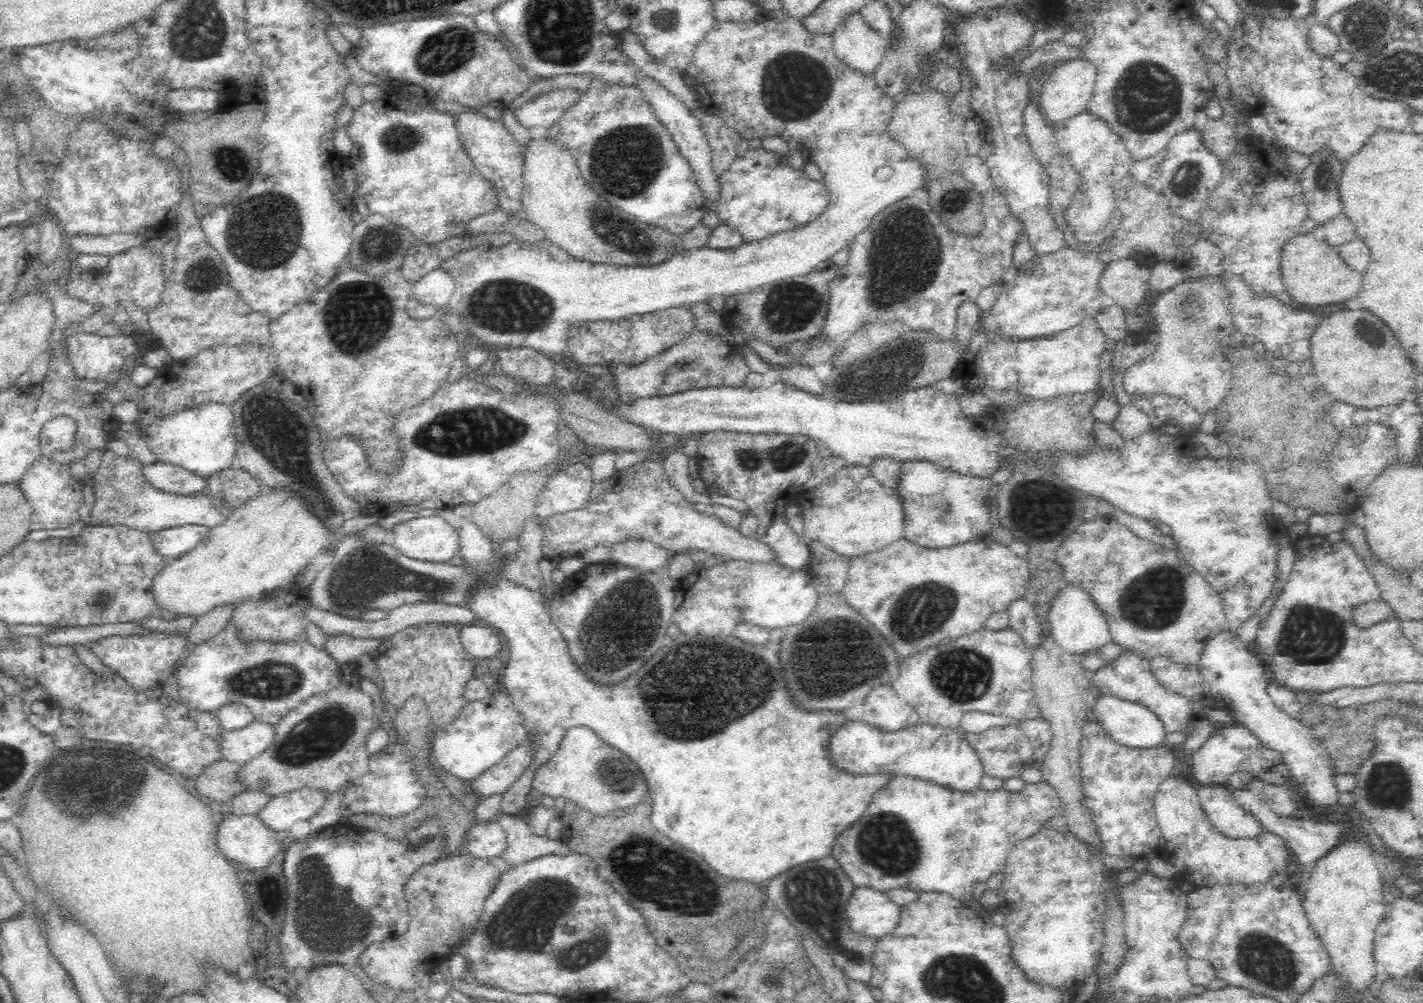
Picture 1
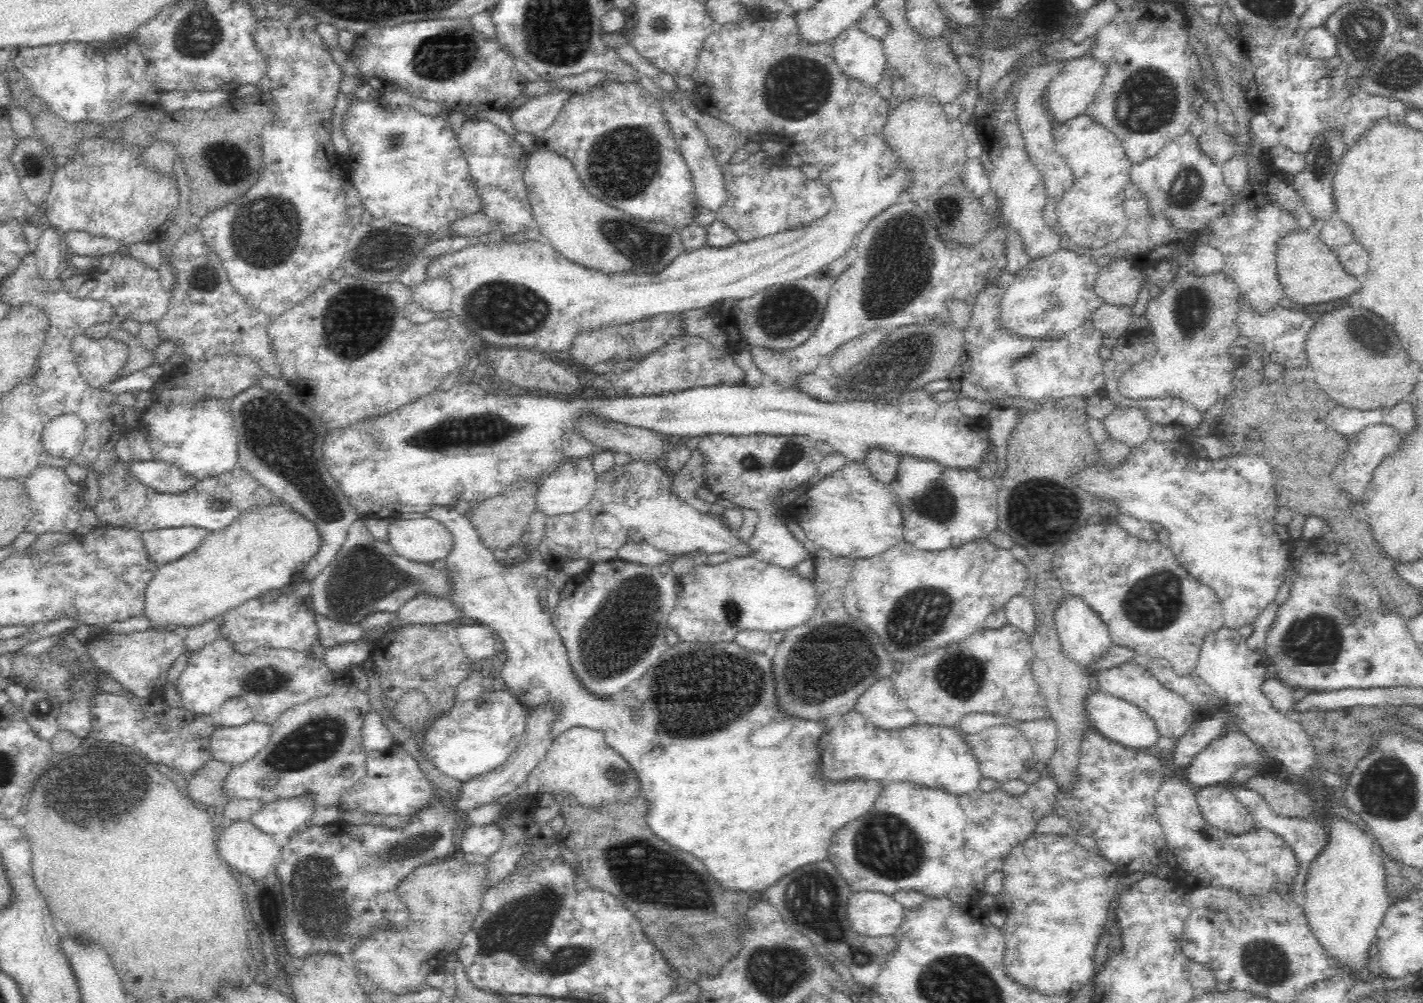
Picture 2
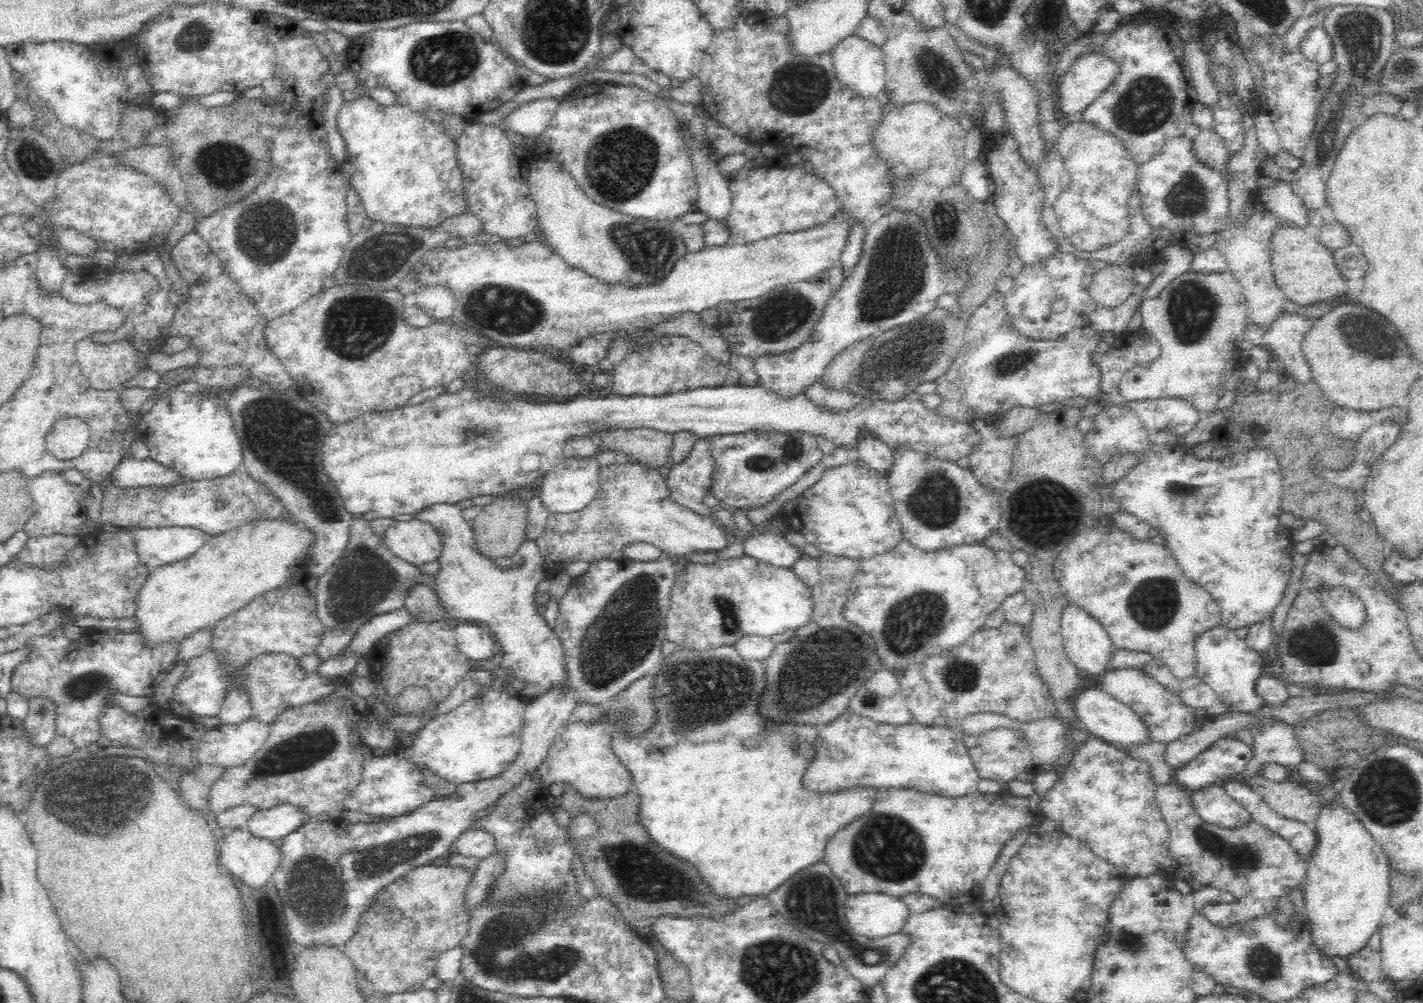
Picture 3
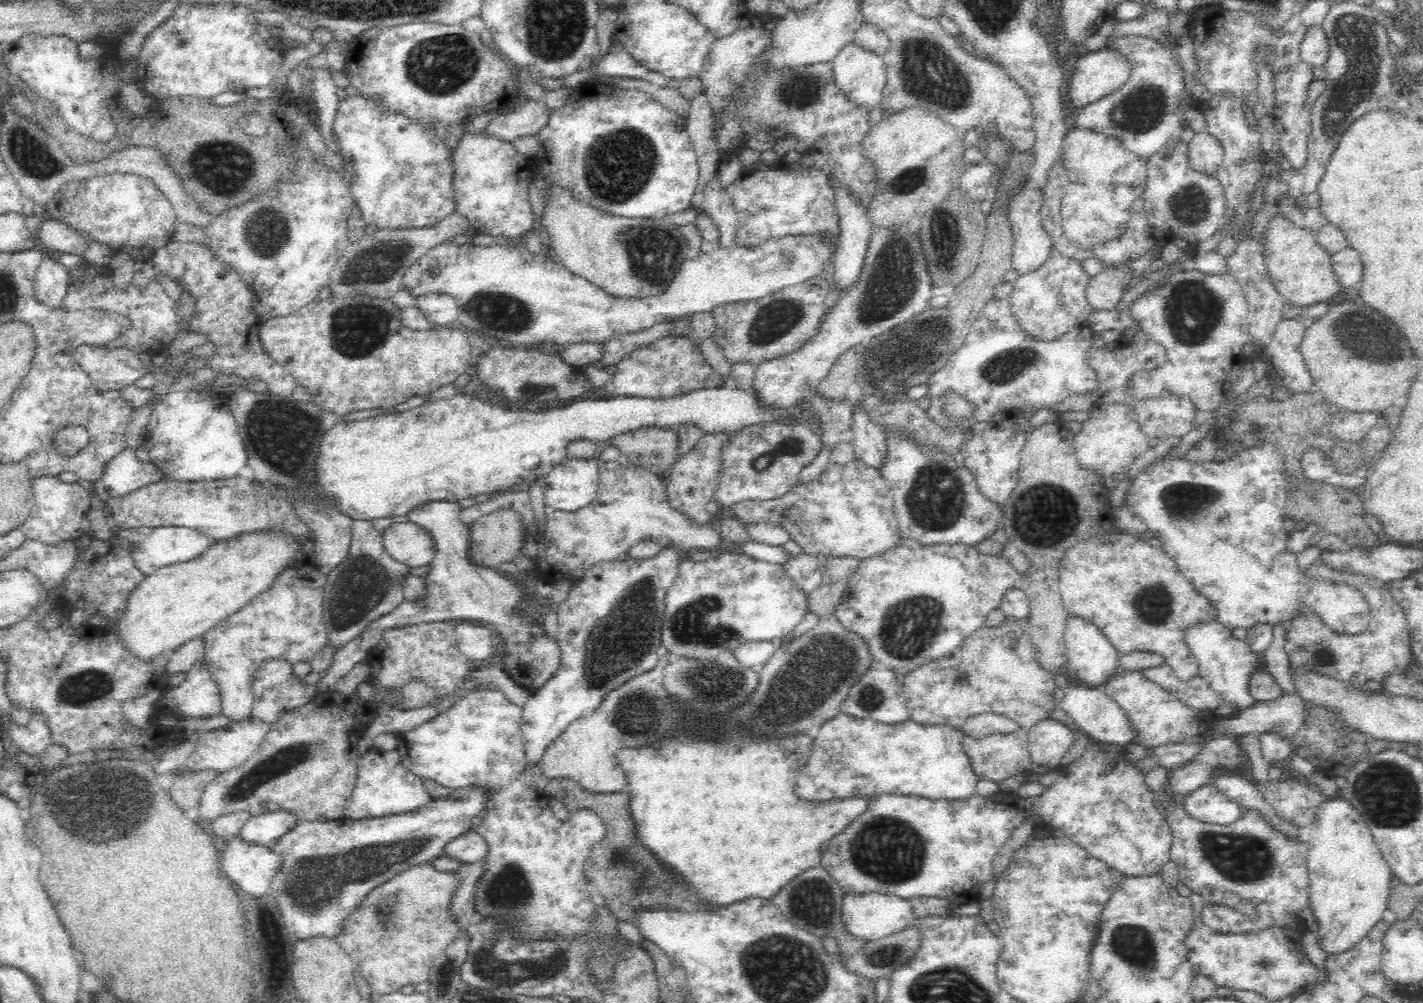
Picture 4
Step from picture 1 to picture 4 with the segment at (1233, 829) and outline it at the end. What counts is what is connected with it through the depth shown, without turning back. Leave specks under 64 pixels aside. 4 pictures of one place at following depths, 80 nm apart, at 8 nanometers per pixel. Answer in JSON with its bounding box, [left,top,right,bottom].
[1185,784,1247,826]

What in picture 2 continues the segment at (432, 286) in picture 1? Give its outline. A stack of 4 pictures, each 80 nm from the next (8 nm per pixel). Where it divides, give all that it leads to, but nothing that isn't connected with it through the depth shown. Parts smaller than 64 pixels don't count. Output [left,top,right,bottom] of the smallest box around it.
[412,276,453,316]

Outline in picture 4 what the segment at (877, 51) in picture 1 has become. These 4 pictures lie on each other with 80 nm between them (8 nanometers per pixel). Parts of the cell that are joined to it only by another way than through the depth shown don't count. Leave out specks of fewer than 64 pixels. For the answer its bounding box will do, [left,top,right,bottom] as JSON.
[830,40,887,107]

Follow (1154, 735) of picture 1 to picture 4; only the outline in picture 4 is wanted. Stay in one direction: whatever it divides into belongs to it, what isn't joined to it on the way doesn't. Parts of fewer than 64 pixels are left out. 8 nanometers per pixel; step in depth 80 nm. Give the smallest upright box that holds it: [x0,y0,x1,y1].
[1055,683,1139,748]

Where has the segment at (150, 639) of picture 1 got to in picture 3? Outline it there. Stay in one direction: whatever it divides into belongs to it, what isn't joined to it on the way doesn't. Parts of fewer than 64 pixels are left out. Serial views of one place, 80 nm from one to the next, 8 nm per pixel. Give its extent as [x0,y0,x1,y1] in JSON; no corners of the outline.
[11,628,181,750]

